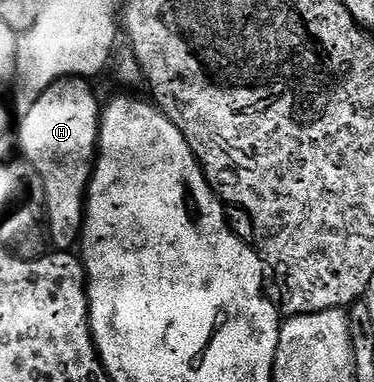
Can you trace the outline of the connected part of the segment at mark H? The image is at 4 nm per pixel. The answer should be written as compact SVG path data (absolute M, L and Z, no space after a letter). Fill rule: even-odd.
M71 78L60 80L38 97L25 117L26 126L22 130L22 148L26 151L29 167L34 168L46 185L48 201L48 226L52 235L52 244L58 250L70 250L74 243L79 243L84 232L84 209L88 204L88 189L92 181L92 165L100 152L100 129L103 109L98 108L94 97L94 88L89 79Z

